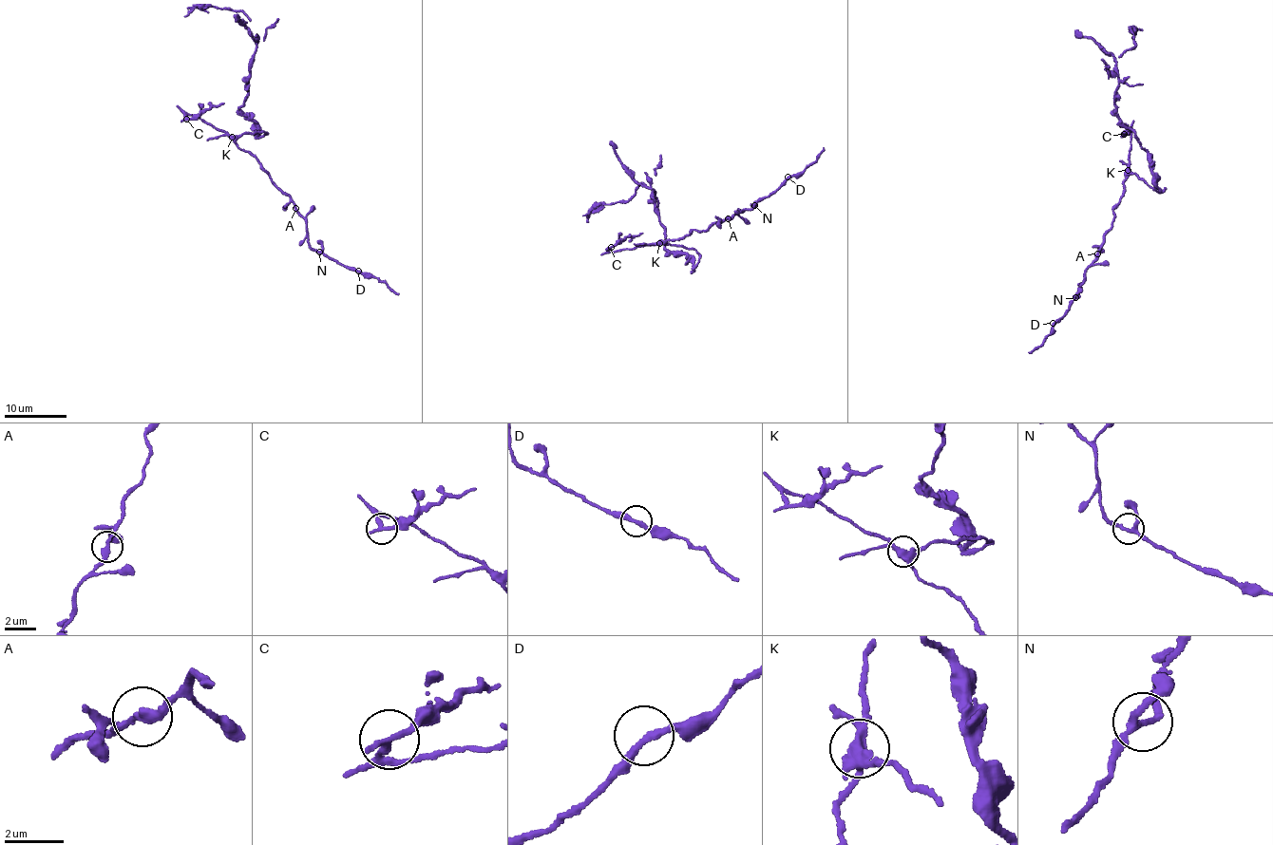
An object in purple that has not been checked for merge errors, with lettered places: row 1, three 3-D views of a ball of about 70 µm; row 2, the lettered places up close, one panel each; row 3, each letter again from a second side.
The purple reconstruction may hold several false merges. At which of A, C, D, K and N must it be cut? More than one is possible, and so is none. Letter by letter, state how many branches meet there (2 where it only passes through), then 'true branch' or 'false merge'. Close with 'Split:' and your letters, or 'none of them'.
A: 2 branches meet; true branch
C: 2 branches meet; false merge
D: 2 branches meet; true branch
K: 3 branches meet; false merge
N: 3 branches meet; true branch
Split: C, K

